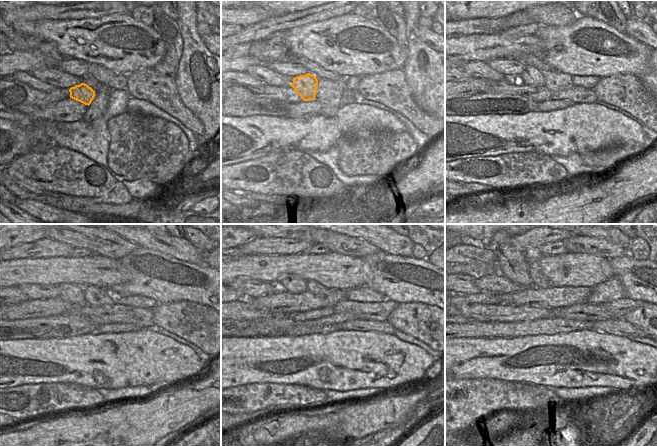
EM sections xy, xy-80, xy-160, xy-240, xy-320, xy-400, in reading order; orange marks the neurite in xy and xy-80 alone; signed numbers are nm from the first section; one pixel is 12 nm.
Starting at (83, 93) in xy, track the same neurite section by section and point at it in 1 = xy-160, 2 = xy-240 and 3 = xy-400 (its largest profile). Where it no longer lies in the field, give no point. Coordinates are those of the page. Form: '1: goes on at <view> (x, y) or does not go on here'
1: goes on at xy-160 (530, 76)
2: goes on at xy-240 (74, 294)
3: goes on at xy-400 (512, 265)

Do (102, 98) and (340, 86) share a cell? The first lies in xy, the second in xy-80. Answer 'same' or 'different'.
same

